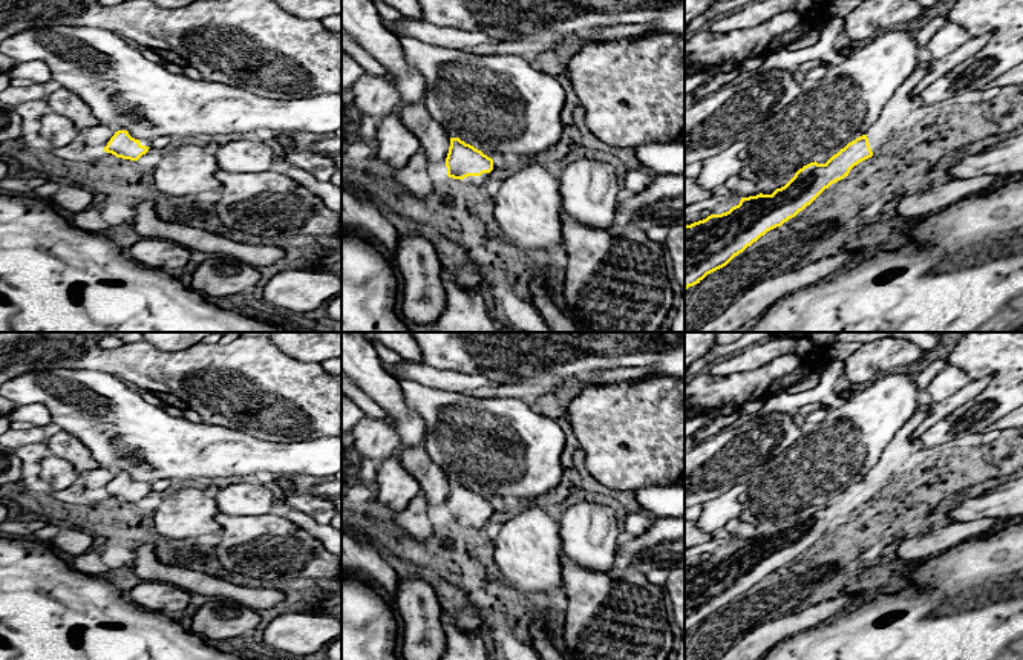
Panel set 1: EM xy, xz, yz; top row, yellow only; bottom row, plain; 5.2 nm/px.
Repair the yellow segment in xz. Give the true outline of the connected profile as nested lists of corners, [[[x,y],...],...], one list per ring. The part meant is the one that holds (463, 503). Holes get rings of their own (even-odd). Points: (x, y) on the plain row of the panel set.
[[[450,481],[446,510],[449,521],[482,528],[489,525],[493,502],[459,481]]]

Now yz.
[[[923,398],[919,410],[893,438],[867,476],[848,485],[825,507],[810,505],[772,537],[741,541],[726,556],[685,568],[685,634],[726,609],[767,574],[795,560],[825,531],[848,519],[855,508],[876,498],[919,449],[913,433],[927,420],[930,404]]]

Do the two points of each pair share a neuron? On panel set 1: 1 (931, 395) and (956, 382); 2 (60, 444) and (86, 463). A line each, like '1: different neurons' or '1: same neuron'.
1: same neuron
2: same neuron

